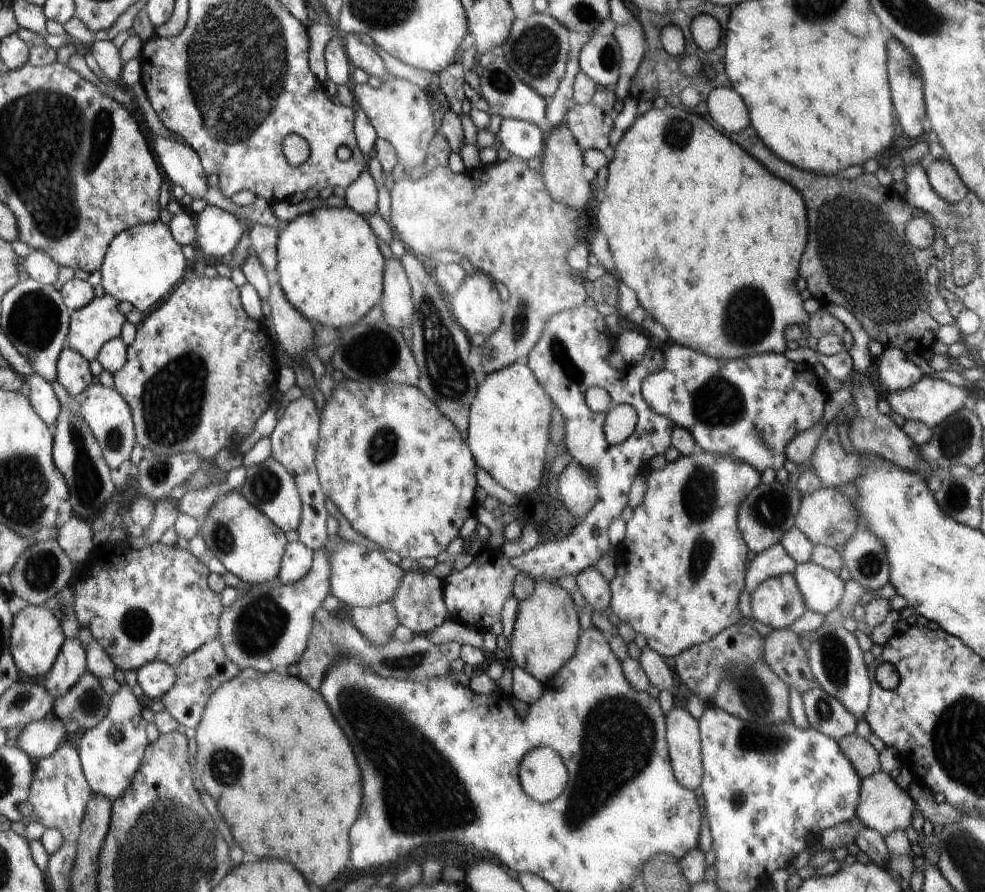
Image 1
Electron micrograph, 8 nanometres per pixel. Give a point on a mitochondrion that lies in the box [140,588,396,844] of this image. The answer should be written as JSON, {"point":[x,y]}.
{"point":[259,626]}

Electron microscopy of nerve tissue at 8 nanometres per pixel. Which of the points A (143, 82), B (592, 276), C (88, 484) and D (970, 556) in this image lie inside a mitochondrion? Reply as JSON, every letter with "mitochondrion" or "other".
{"A":"other","B":"other","C":"mitochondrion","D":"other"}

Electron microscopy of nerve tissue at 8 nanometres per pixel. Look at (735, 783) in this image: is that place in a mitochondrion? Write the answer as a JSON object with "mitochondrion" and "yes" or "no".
{"mitochondrion":"no"}

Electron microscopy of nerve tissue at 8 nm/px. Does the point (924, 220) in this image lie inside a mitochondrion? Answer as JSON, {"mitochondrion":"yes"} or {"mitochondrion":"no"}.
{"mitochondrion":"no"}

